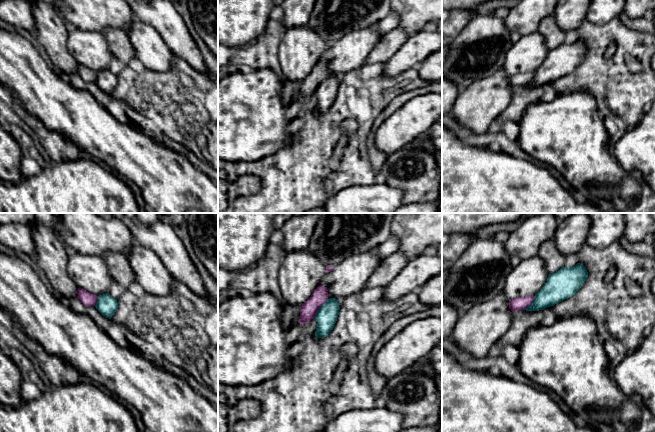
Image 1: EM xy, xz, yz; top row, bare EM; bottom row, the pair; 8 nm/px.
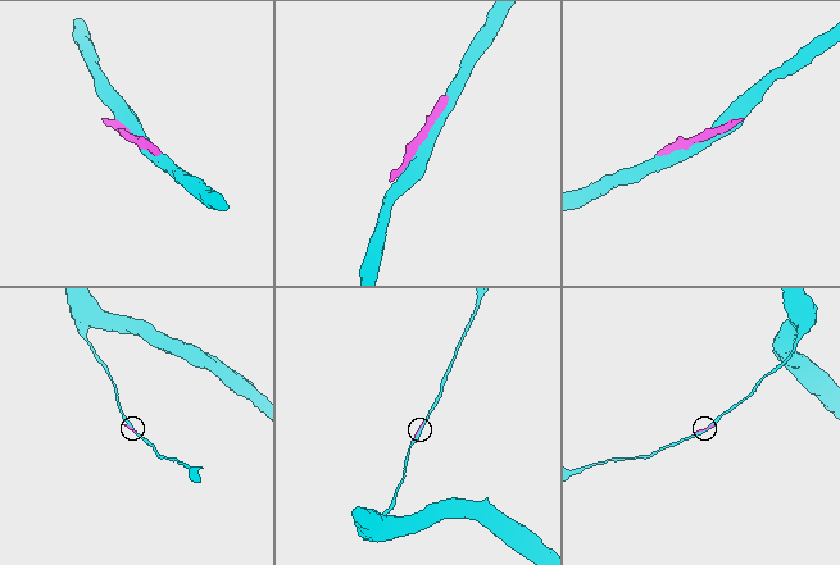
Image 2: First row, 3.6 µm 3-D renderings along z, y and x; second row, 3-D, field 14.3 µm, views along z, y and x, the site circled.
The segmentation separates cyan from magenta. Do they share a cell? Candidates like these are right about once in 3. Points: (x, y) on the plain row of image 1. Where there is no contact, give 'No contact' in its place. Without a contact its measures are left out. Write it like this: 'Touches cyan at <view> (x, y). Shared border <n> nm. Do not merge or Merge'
Touches cyan at xz (319, 84). Shared border 190 nm. Do not merge

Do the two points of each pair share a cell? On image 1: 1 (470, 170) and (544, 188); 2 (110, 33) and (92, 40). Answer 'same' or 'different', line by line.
1: same
2: different

